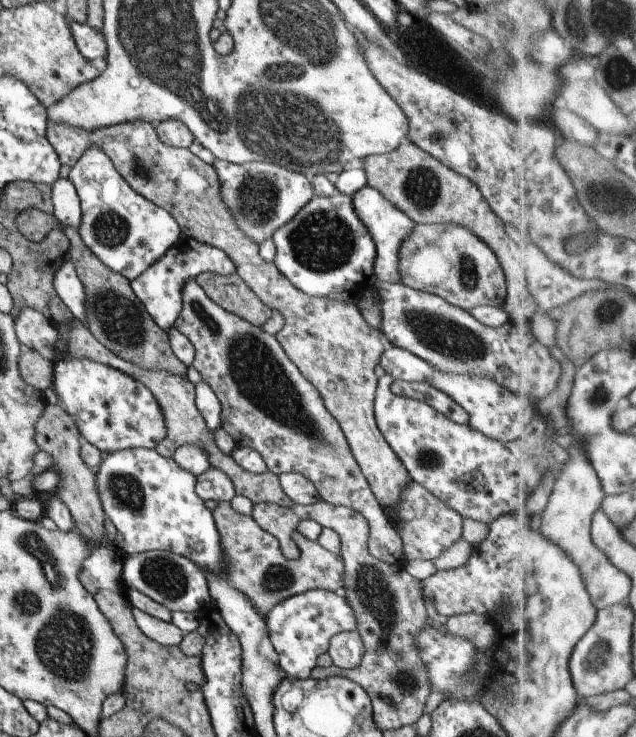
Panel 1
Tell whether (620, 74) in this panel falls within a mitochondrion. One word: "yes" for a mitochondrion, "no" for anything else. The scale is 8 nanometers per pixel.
yes

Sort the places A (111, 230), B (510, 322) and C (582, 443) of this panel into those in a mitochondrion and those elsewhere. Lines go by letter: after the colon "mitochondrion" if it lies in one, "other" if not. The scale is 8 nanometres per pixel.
A: mitochondrion
B: other
C: other

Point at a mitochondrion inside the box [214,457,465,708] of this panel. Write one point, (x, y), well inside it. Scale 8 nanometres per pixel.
(374, 593)

